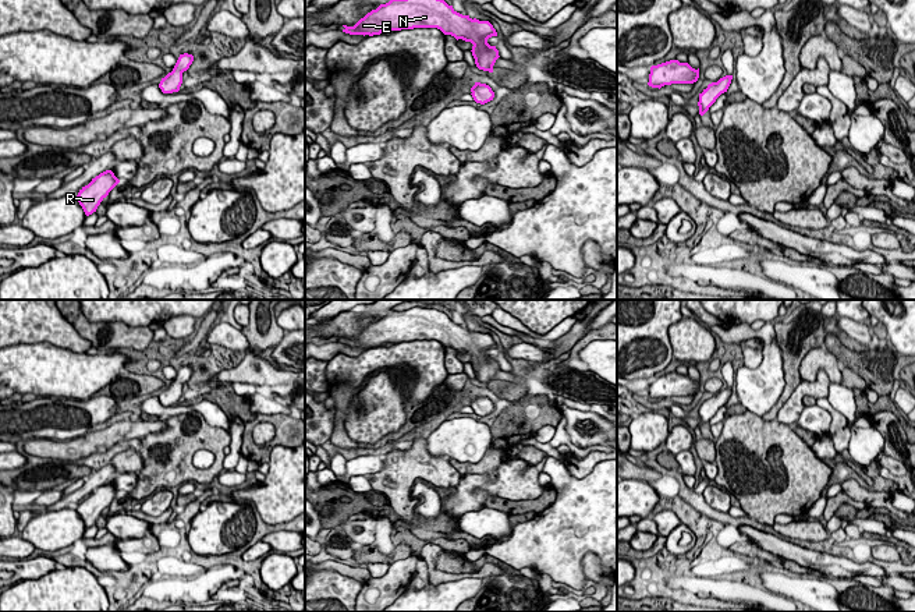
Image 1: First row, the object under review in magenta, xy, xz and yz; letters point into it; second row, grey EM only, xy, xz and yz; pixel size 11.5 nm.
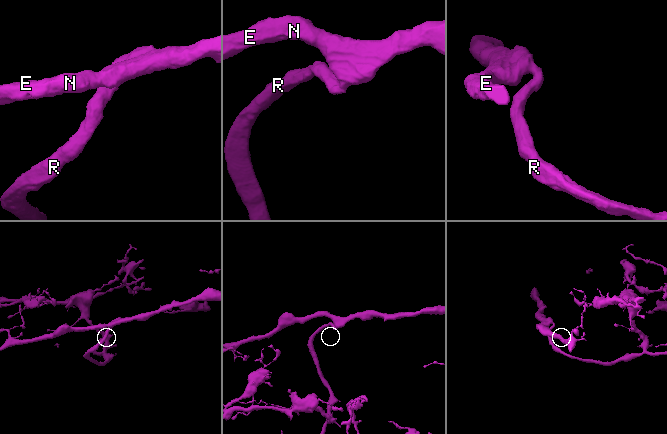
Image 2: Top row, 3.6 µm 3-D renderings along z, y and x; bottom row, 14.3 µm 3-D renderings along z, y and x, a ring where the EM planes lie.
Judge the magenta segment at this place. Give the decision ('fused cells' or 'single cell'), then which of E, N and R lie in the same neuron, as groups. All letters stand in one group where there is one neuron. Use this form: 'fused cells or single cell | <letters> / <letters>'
single cell | E N R

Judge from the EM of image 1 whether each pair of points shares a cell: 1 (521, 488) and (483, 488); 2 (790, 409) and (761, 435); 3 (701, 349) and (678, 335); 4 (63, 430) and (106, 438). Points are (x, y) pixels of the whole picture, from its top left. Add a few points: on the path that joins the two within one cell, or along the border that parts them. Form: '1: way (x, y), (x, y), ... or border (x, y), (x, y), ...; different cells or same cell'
1: way (511, 488), (493, 488); same cell
2: border (776, 418), (791, 427); different cells
3: way (695, 345), (684, 335); same cell
4: border (87, 431), (74, 438), (50, 439); different cells

